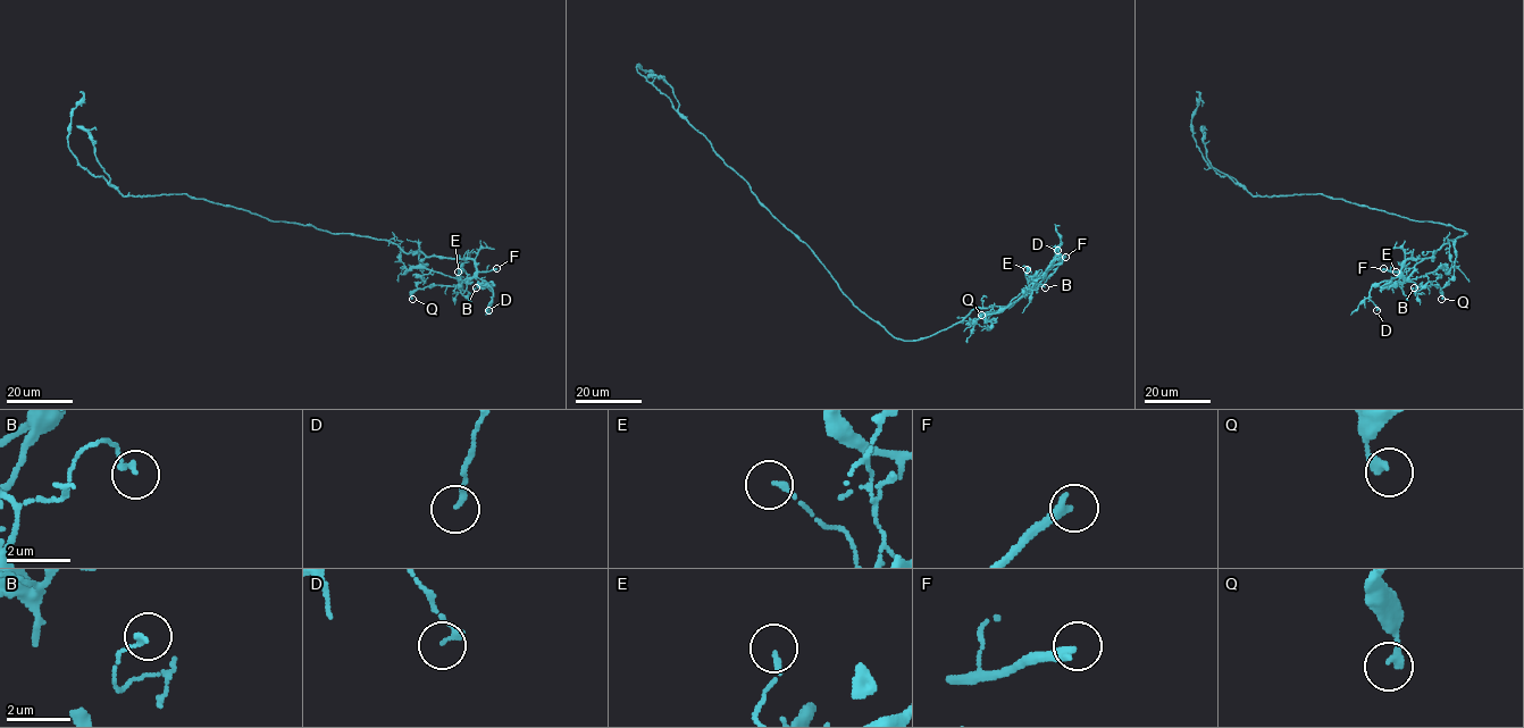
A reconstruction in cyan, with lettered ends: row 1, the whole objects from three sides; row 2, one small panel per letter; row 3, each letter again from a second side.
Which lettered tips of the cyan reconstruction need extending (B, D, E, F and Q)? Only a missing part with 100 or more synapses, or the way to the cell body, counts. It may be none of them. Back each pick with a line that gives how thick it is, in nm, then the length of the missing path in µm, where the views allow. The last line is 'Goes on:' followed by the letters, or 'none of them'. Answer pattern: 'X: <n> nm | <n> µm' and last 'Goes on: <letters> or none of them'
F: 320 nm | 30 µm
Goes on: F

